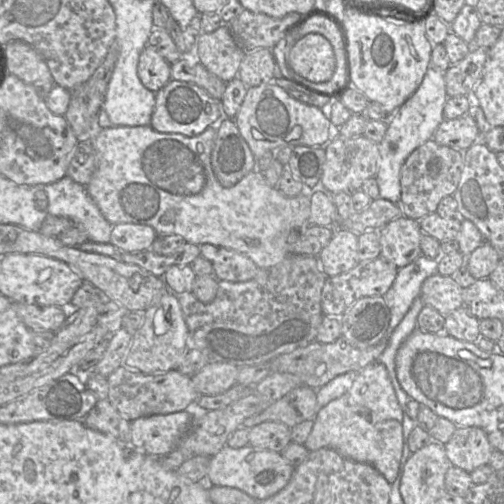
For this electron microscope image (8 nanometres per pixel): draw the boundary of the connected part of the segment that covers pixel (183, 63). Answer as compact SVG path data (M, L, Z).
M193 51L185 52L178 61L171 64L171 80L194 83L219 100L226 88L226 83L210 73Z

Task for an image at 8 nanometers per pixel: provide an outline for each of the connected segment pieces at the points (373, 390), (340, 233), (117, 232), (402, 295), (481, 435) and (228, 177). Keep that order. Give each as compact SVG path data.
M374 362L358 372L351 389L321 408L303 444L308 451L330 448L342 457L373 466L388 483L398 476L403 453L403 410L386 367Z
M336 228L332 239L321 250L317 259L327 278L353 269L359 263L358 235Z
M120 223L113 225L109 243L121 252L139 252L150 249L157 237L149 225Z
M420 255L413 262L398 270L391 288L383 296L391 312L385 338L389 340L414 300L420 297L423 282L437 272L438 261L424 255Z
M478 427L457 428L445 444L445 450L452 466L468 473L487 465L494 451L488 434Z
M221 118L211 153L213 172L223 187L231 187L256 169L257 159L242 137L235 119Z

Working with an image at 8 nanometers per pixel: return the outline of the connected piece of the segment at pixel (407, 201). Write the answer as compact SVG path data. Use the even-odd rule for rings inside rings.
M430 139L408 156L400 171L401 199L398 204L403 216L420 220L434 213L439 202L455 192L464 167L464 152L438 145Z

